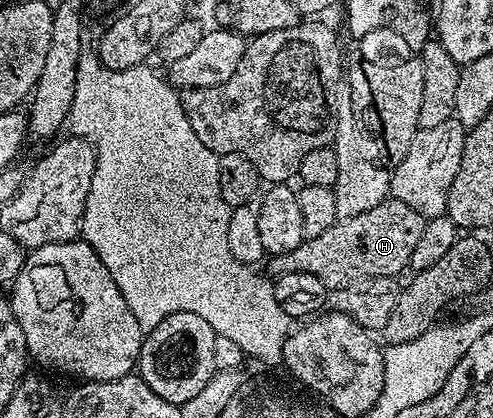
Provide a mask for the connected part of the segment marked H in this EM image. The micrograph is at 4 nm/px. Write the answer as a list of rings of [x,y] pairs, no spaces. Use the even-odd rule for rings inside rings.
[[[389,199],[370,207],[362,215],[337,220],[336,224],[326,227],[322,235],[307,238],[294,251],[275,254],[267,262],[267,272],[272,275],[282,273],[309,273],[318,275],[329,291],[355,286],[369,277],[396,277],[411,266],[414,247],[422,239],[426,219],[414,207]]]

